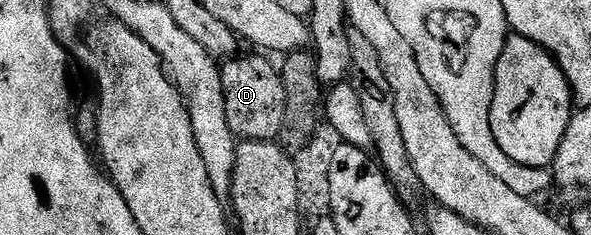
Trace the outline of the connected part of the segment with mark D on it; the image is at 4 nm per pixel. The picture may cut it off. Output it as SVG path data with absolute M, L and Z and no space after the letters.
M258 52L243 53L221 63L224 84L224 112L228 112L228 128L232 128L235 139L247 142L273 142L278 138L280 128L284 128L284 84L277 65L269 62L269 57Z

